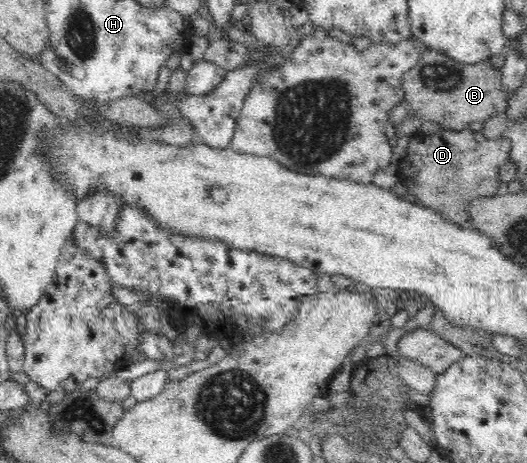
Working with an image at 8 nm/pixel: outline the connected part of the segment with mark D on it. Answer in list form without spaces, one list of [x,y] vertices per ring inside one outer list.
[[[441,129],[433,135],[414,137],[409,143],[407,157],[399,167],[396,166],[396,171],[408,192],[415,195],[422,206],[465,226],[470,222],[468,207],[471,201],[504,191],[499,180],[499,168],[511,161],[511,149],[508,138],[489,140],[482,131]]]

